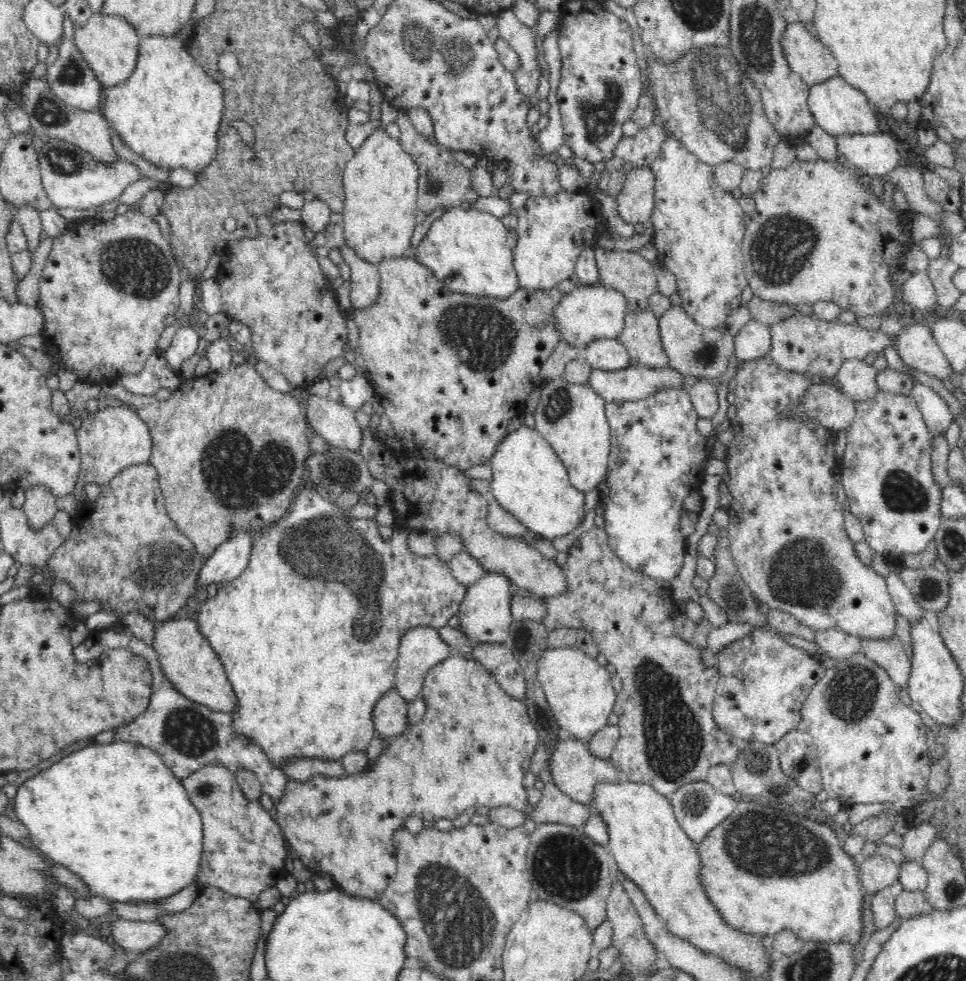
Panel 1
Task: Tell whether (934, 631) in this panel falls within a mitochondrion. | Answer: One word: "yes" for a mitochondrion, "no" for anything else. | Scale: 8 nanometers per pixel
no

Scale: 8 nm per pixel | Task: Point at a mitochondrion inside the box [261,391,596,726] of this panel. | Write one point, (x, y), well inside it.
(331, 551)

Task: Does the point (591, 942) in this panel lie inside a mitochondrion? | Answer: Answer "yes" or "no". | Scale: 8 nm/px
no

